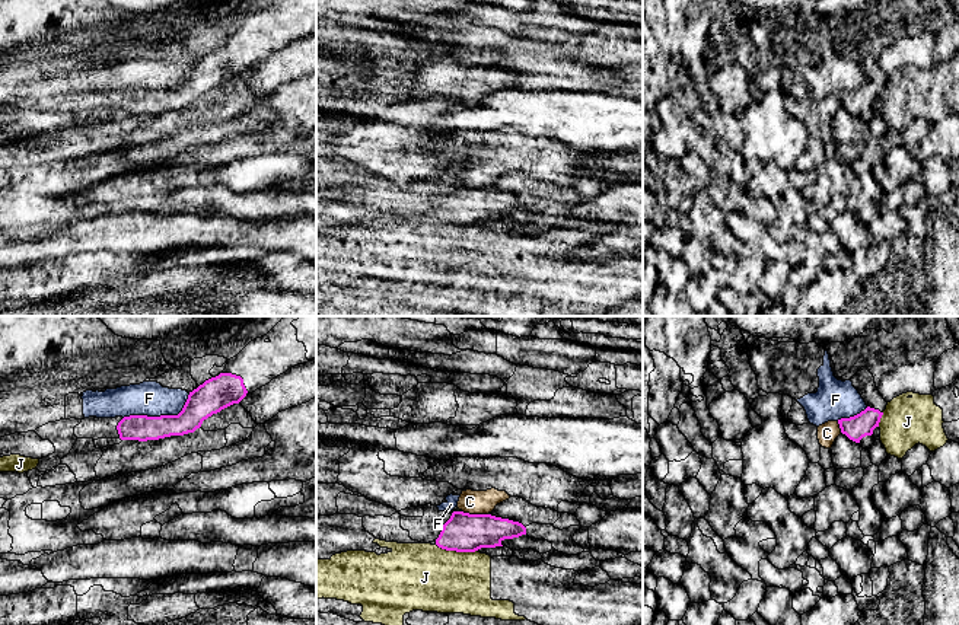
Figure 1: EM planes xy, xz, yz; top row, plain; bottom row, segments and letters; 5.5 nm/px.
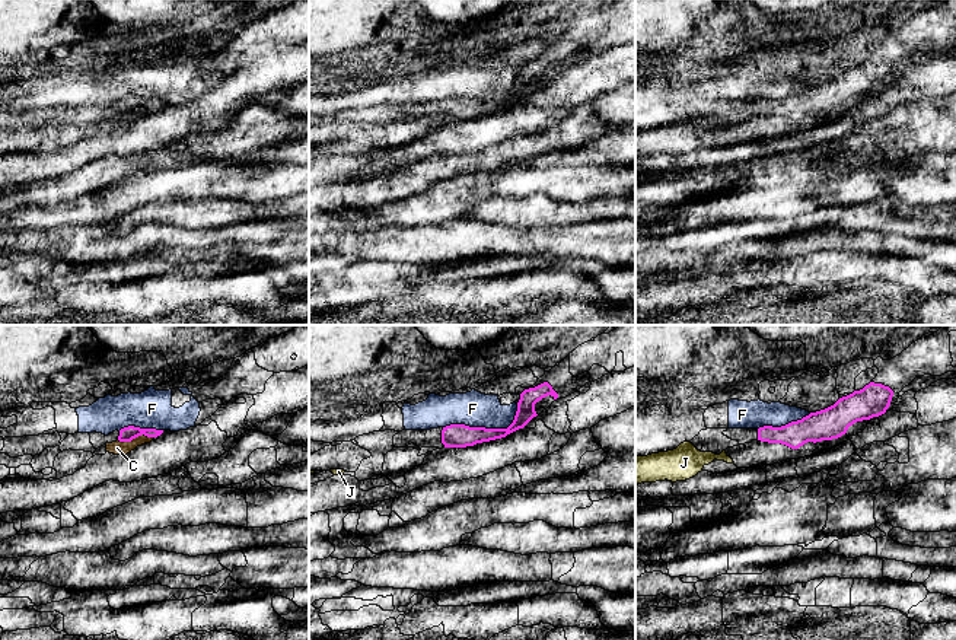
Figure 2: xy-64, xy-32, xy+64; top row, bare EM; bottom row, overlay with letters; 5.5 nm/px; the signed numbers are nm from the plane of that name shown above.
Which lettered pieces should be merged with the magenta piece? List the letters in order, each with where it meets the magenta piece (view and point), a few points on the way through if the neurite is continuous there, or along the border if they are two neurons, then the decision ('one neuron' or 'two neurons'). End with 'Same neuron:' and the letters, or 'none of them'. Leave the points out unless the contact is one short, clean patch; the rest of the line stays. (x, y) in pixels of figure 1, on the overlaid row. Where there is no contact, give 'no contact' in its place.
C: xz (475, 515) | along xz (462, 510), (487, 515) | two neurons
F: xy (161, 415) | two neurons
J: xz (456, 551) | along xz (436, 544), (445, 549), (477, 551) | two neurons
Same neuron: none of them

